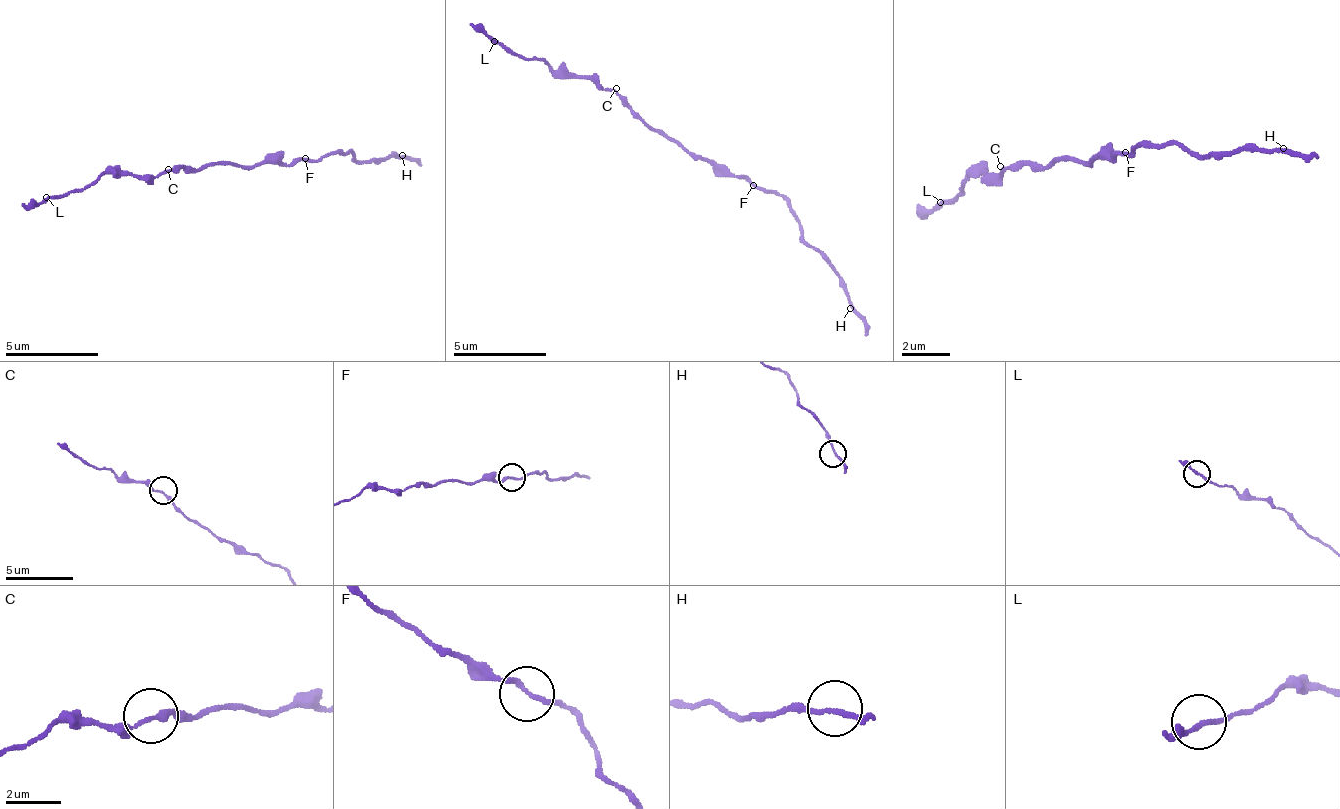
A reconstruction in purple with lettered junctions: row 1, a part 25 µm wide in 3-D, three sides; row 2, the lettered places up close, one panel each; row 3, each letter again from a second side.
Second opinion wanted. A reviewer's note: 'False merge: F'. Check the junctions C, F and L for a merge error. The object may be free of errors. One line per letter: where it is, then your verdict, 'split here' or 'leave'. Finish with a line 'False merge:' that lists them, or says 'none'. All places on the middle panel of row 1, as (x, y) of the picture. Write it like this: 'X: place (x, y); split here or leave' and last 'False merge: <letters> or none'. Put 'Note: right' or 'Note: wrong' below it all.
C: place (616, 88); leave
F: place (753, 185); split here
L: place (494, 41); leave
False merge: F
Note: right

